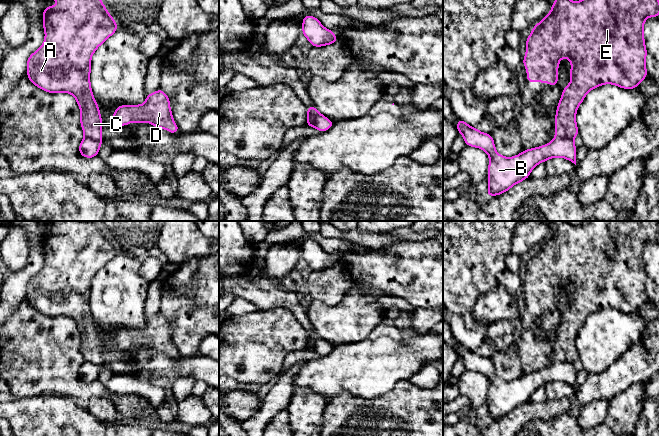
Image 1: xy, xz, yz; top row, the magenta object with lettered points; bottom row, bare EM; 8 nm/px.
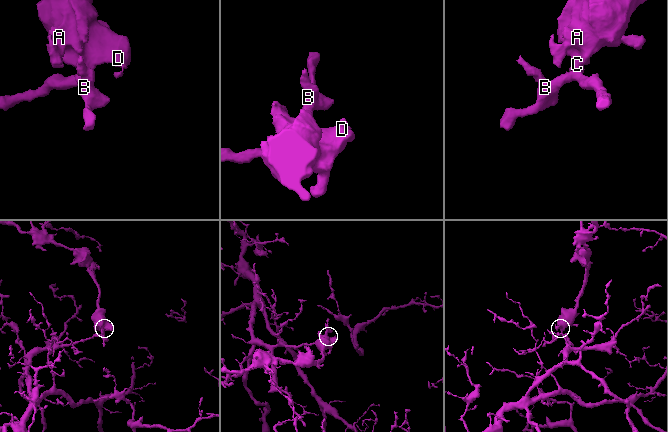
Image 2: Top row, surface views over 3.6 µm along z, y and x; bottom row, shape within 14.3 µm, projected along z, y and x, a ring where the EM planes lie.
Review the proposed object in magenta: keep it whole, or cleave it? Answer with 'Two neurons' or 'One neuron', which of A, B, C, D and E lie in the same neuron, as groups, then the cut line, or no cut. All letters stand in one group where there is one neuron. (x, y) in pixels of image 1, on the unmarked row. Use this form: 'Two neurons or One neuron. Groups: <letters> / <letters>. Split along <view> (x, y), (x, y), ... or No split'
Two neurons. Groups: A C D E / B. Split along yz (556, 360), (572, 364)

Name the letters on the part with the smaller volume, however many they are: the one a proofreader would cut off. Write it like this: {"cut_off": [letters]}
{"cut_off": ["A", "C", "D", "E"]}

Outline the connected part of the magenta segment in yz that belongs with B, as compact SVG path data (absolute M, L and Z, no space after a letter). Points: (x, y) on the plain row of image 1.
M461 343L458 344L456 352L458 357L462 358L466 370L480 372L489 379L487 421L501 419L515 408L529 402L530 396L548 383L562 381L576 389L577 372L572 363L555 361L541 371L523 374L514 381L504 381L497 377L491 358L480 356Z

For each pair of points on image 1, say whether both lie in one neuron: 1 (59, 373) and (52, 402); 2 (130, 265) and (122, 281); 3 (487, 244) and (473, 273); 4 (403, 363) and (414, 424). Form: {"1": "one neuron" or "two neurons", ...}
{"1": "two neurons", "2": "one neuron", "3": "one neuron", "4": "two neurons"}

